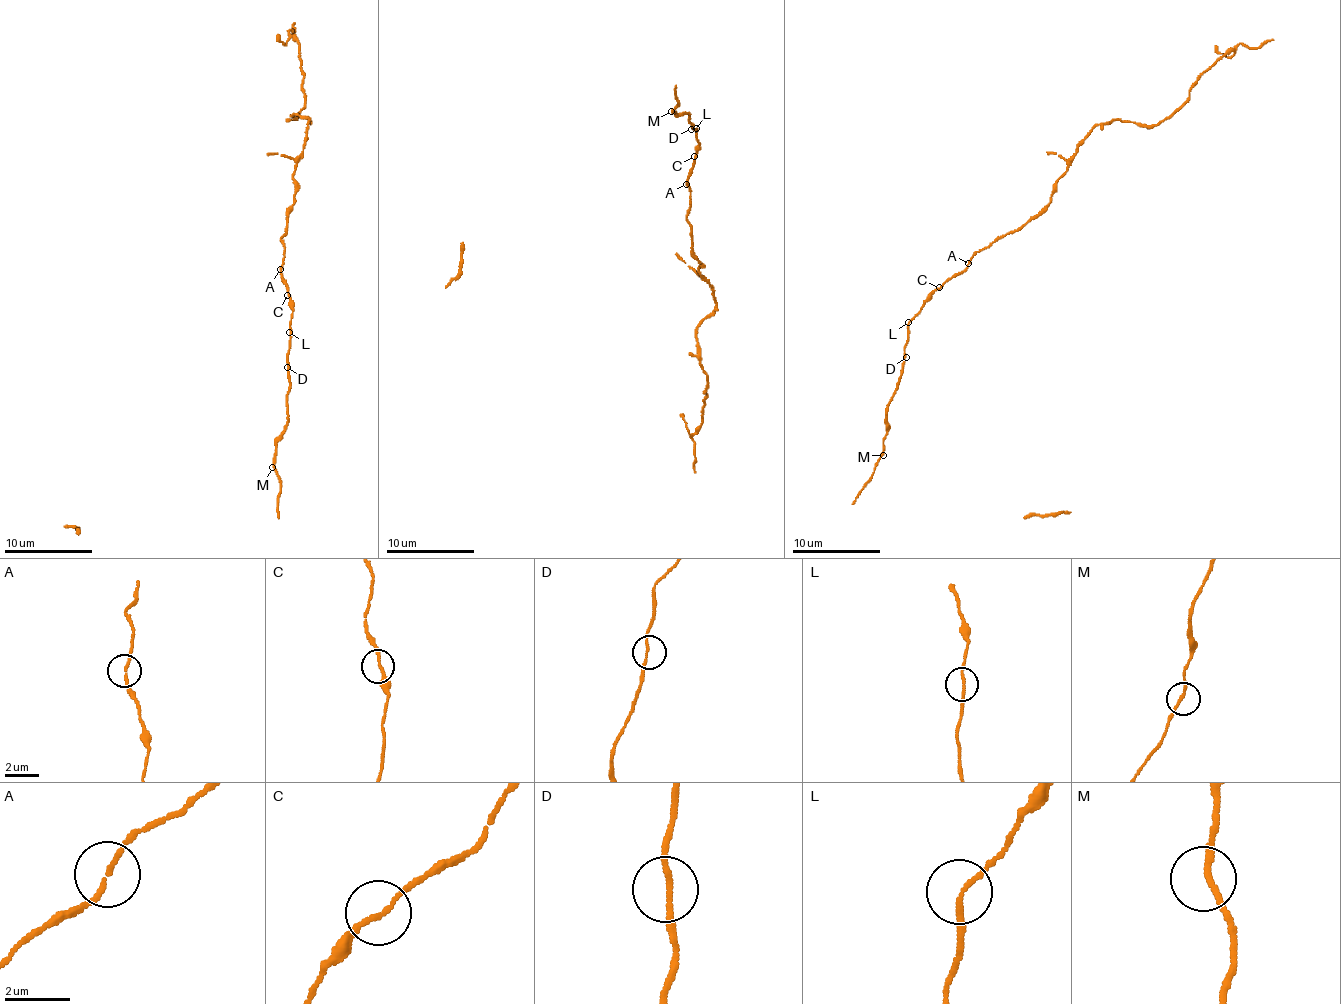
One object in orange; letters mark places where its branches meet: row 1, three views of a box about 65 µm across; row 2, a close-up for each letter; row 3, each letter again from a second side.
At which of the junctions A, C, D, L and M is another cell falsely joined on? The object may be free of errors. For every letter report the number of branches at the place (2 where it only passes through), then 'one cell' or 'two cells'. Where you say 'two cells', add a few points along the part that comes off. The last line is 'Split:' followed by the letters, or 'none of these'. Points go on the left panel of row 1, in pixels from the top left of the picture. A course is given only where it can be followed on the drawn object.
A: 2 branches meet; one cell
C: 2 branches meet; one cell
D: 2 branches meet; one cell
L: 2 branches meet; one cell
M: 2 branches meet; one cell
Split: none of these

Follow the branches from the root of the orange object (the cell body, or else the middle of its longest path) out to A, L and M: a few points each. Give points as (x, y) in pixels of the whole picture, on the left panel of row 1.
A: (289, 297), (280, 269)
L: (289, 297), (289, 306), (293, 311), (289, 332)
M: (289, 297), (289, 306), (293, 311), (287, 354), (286, 430), (277, 443), (272, 467)

